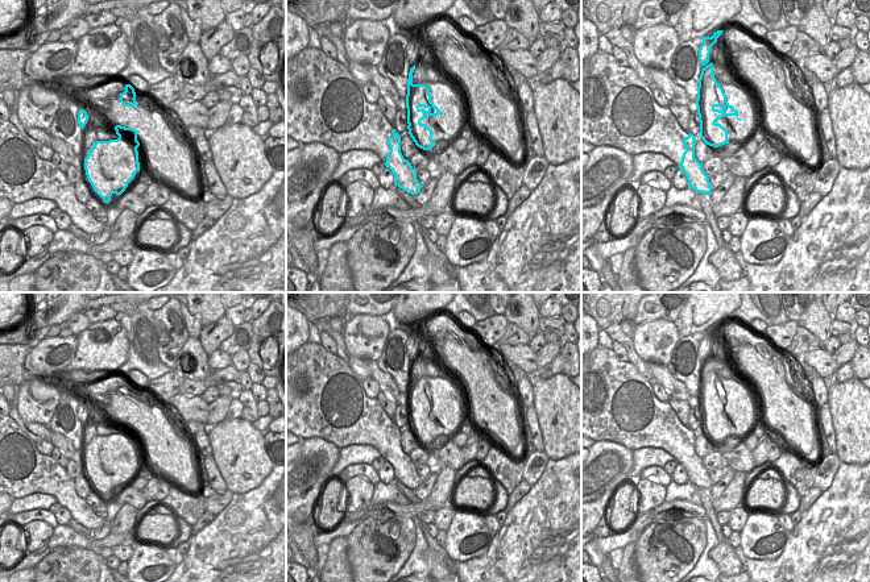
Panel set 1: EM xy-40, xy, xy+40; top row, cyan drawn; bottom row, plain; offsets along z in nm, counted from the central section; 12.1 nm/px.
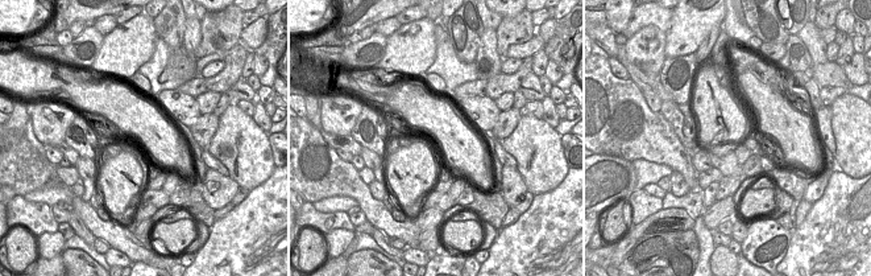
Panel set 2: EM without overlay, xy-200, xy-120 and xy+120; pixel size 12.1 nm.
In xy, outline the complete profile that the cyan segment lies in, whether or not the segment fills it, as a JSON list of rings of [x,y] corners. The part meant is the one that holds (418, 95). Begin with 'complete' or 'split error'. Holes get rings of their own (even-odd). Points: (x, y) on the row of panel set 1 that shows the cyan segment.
complete | [[[415,65],[410,68],[407,79],[407,129],[415,145],[423,150],[431,150],[436,144],[432,141],[434,132],[420,121],[430,116],[443,115],[431,101],[431,92],[426,84],[414,84],[413,72]]]

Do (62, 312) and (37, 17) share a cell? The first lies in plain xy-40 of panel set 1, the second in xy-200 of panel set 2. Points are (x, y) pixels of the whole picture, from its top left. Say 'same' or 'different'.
different

